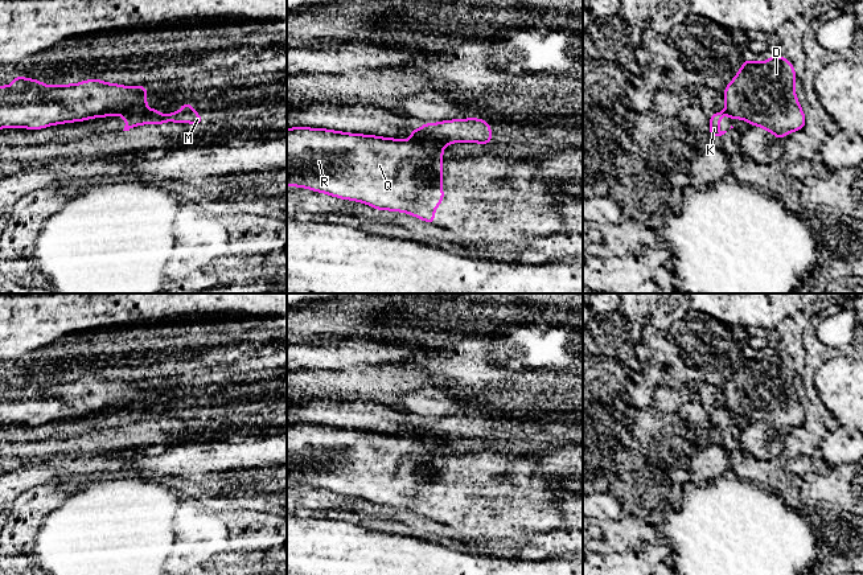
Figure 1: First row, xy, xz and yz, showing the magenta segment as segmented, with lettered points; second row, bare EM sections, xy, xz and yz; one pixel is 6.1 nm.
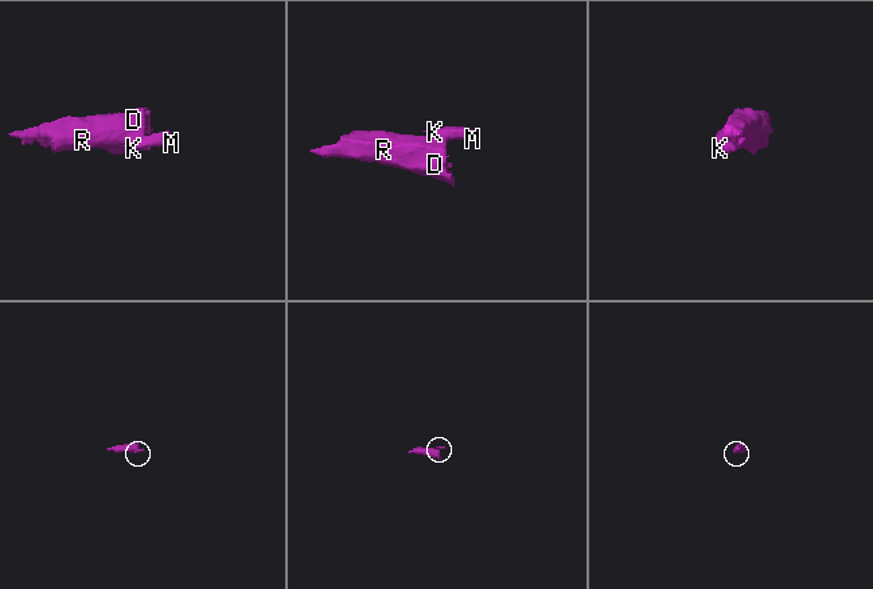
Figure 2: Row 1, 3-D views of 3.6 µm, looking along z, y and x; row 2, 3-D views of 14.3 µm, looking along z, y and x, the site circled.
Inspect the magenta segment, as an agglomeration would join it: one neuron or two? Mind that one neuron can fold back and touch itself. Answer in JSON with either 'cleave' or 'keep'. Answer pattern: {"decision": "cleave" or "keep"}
{"decision": "cleave"}

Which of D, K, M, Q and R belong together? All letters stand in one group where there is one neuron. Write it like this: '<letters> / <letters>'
D Q R / K M

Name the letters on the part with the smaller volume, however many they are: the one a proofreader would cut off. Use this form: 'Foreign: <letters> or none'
Foreign: K, M

